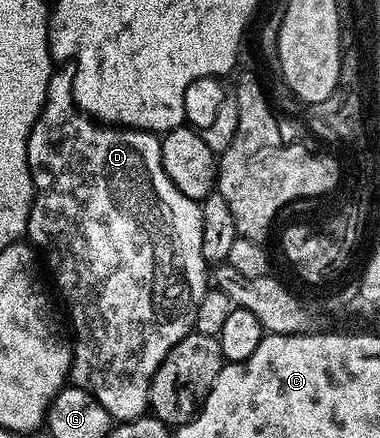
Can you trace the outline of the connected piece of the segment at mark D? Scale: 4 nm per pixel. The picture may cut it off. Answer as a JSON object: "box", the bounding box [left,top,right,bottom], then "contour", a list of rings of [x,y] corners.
{"box":[27,66,207,421],"contour":[[[69,66],[58,67],[54,71],[53,77],[49,79],[45,108],[39,114],[27,142],[27,162],[35,189],[33,205],[29,211],[27,236],[32,247],[40,253],[43,260],[43,255],[45,255],[45,260],[49,263],[50,270],[53,271],[53,280],[57,283],[62,298],[69,303],[69,316],[73,319],[73,332],[71,328],[72,383],[76,387],[90,392],[103,406],[103,410],[107,410],[107,414],[113,417],[114,421],[137,420],[149,412],[149,387],[155,370],[159,370],[163,358],[167,358],[171,349],[188,332],[194,331],[195,314],[199,310],[199,302],[203,298],[203,294],[207,291],[207,265],[203,258],[203,222],[201,221],[200,203],[183,195],[173,185],[171,178],[167,178],[167,174],[163,170],[161,142],[154,133],[140,132],[137,128],[118,128],[94,122],[74,104],[73,68]]]}

